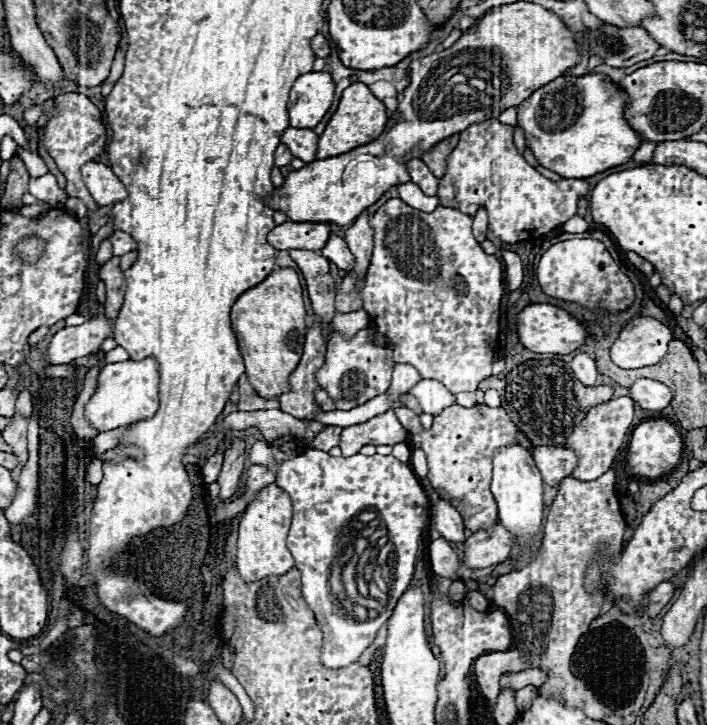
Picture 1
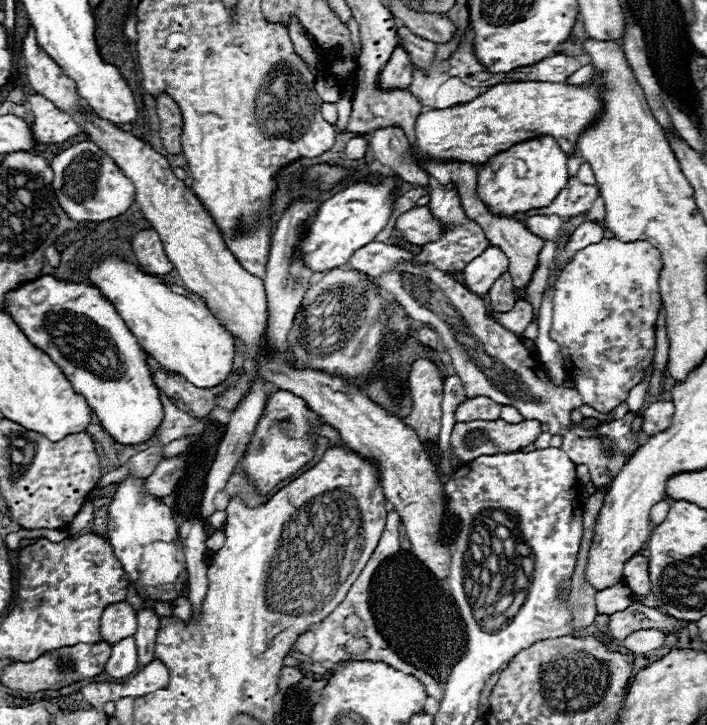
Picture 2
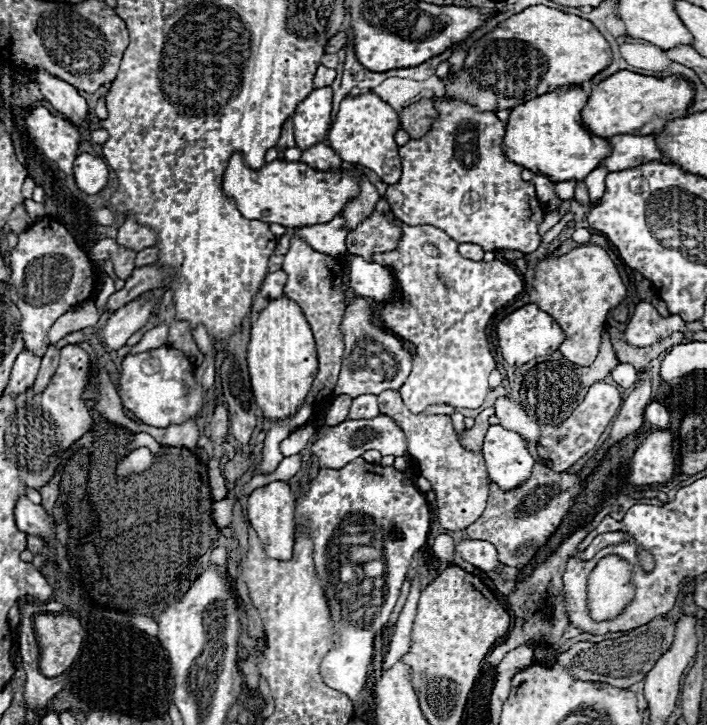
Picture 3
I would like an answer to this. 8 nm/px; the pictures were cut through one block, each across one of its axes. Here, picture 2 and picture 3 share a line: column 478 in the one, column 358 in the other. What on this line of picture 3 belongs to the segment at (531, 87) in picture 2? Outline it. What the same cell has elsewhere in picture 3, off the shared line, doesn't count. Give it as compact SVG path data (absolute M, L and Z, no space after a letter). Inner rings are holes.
M374 92L360 94L356 98L346 96L340 102L340 110L328 132L328 142L344 162L366 166L374 170L382 182L396 184L400 180L400 156L398 146L394 142L394 134L398 128L400 128L398 114Z

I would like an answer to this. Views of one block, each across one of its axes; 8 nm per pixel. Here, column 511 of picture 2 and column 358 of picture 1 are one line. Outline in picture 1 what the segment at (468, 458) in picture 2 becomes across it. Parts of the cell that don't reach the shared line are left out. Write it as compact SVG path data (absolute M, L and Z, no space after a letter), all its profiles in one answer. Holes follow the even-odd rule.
M392 410L374 416L372 420L364 422L364 424L354 424L354 426L346 426L342 430L342 438L340 438L340 450L342 456L354 456L360 452L362 446L394 446L406 440L406 430L402 428L402 424L398 422L398 418L394 416Z

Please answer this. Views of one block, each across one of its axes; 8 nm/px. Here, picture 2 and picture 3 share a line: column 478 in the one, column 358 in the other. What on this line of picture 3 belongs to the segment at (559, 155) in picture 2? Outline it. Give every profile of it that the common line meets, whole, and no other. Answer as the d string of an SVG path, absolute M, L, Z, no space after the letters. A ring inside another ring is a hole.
M240 154L230 158L224 174L224 192L236 200L238 210L248 220L276 222L286 228L324 224L336 218L344 206L360 194L360 180L366 176L364 168L336 168L320 172L304 162L282 162L274 160L264 164L260 170L252 170L244 164Z

